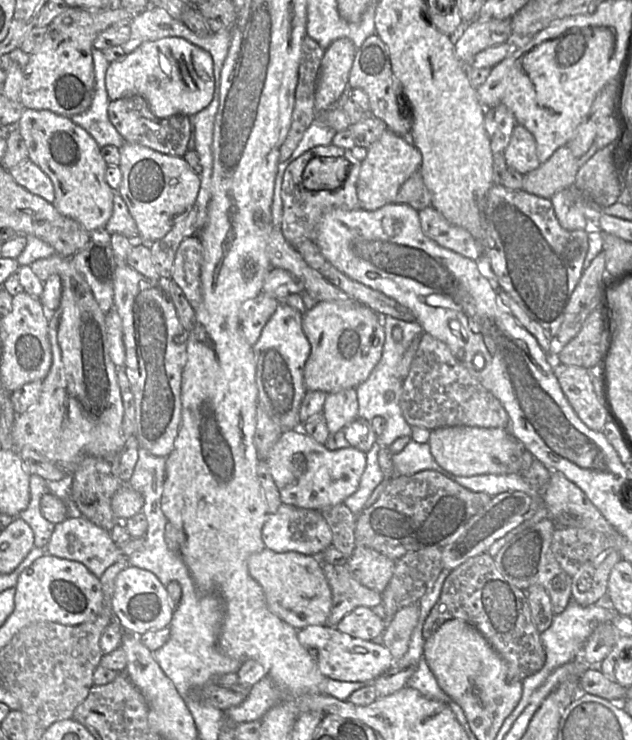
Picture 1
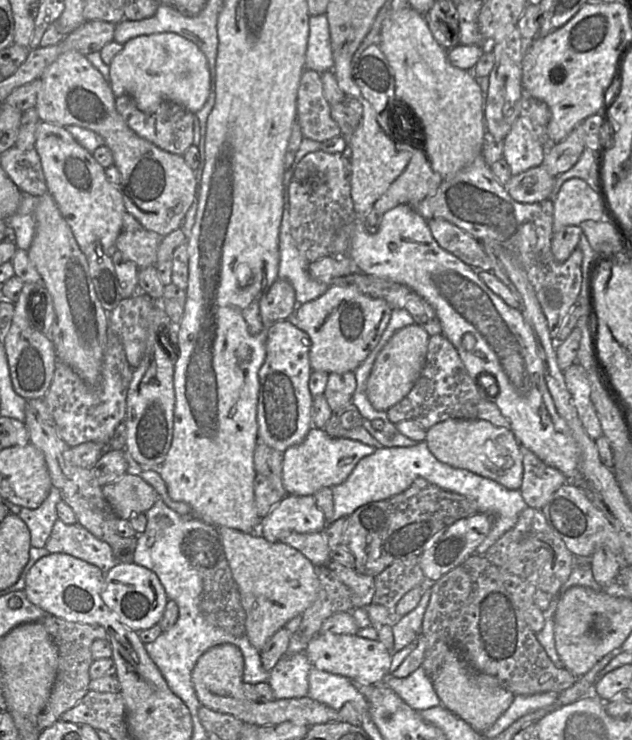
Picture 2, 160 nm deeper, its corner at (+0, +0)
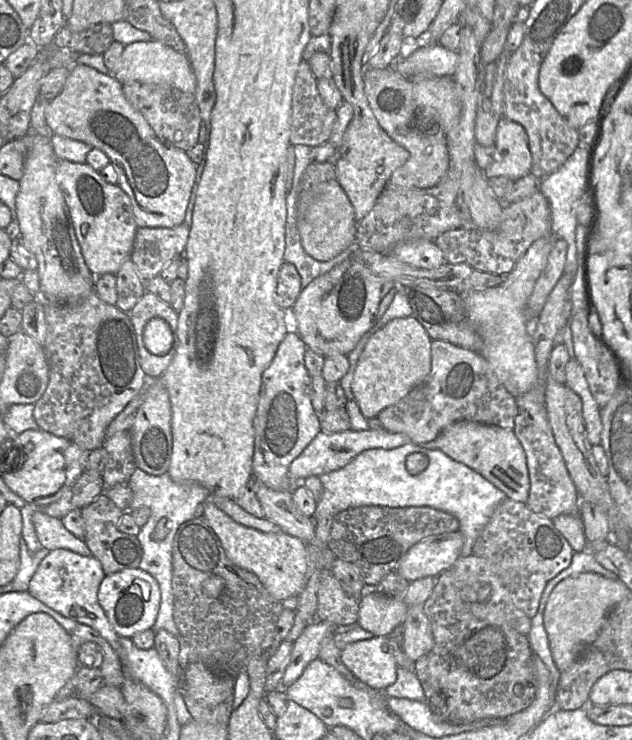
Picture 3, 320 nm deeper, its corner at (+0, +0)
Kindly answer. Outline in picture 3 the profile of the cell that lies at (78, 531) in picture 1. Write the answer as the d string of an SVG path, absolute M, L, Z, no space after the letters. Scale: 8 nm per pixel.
M38 510L33 514L32 522L41 545L49 551L63 548L82 556L92 556L84 539L70 533L61 519Z

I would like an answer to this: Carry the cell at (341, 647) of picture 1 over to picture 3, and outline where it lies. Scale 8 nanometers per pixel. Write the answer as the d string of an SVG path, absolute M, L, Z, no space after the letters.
M375 636L341 649L344 665L369 687L385 691L397 679L397 661L389 636Z

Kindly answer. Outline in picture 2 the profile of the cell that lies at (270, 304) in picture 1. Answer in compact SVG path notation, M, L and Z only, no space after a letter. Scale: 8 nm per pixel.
M278 278L260 302L260 315L264 325L269 328L277 321L289 319L297 305L293 286Z

